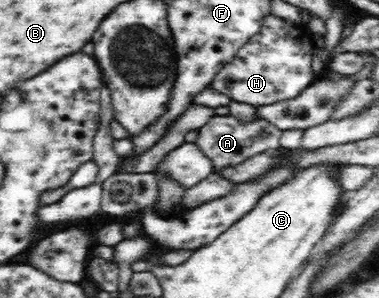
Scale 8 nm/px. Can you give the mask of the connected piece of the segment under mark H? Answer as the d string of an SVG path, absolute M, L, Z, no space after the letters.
M274 16L263 19L262 28L250 38L218 72L208 87L220 91L232 101L253 107L300 96L316 79L312 70L314 35L303 24L294 24Z

